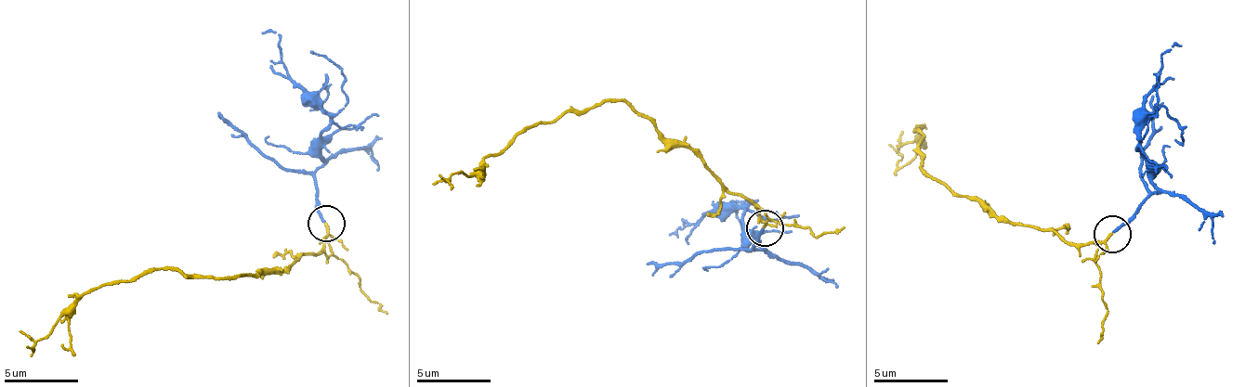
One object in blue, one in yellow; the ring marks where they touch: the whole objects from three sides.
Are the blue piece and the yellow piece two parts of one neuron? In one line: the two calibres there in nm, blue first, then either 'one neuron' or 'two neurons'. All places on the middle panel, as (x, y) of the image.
calibres 160 and 130 nm; one neuron

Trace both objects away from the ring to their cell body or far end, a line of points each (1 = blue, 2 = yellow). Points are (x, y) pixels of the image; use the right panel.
1: (1111, 231), (1153, 190), (1136, 120), (1167, 51), (1176, 44)
2: (1111, 235), (1083, 243), (1005, 222), (927, 174), (919, 163), (919, 124), (913, 139), (896, 146), (900, 162)

